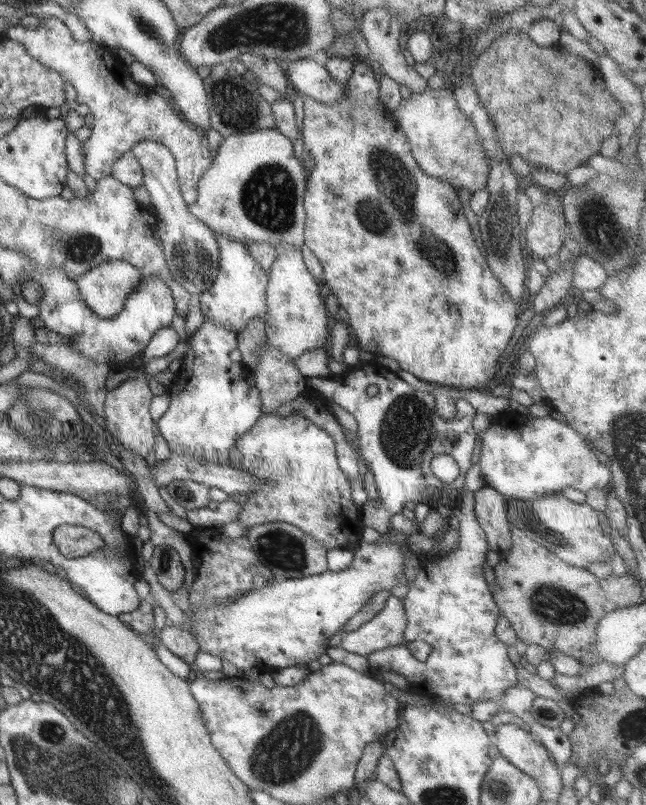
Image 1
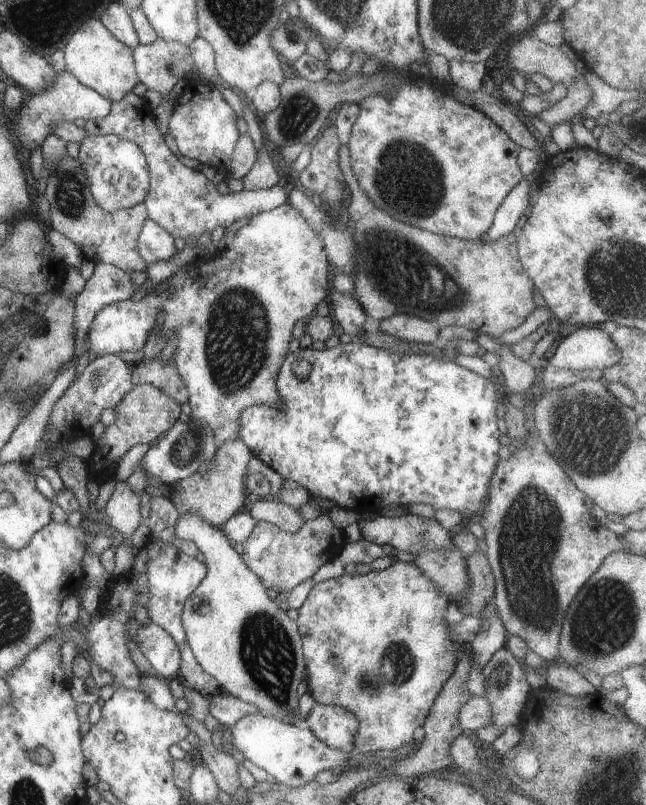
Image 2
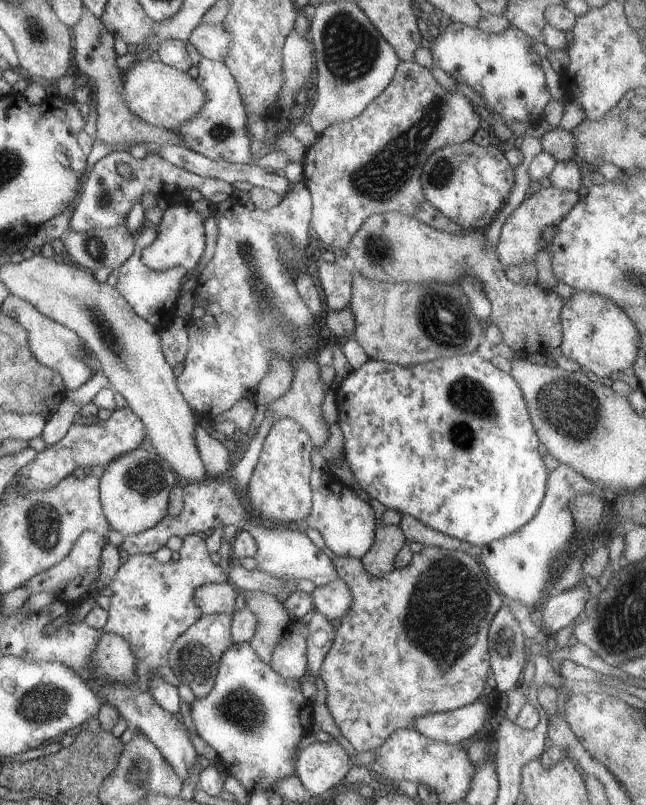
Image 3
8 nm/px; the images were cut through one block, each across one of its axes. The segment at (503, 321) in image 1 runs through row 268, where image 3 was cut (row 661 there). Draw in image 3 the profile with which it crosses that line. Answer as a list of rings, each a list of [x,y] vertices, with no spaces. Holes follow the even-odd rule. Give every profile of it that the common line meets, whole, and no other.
[[[427,546],[420,553],[416,553],[410,564],[401,569],[394,569],[392,572],[381,577],[373,577],[366,572],[360,559],[354,557],[337,557],[334,558],[338,576],[350,587],[353,603],[348,614],[341,618],[340,627],[335,629],[335,637],[332,648],[328,651],[326,658],[321,664],[319,676],[326,684],[327,696],[326,706],[332,714],[335,723],[340,728],[344,738],[352,744],[356,752],[368,752],[380,748],[384,741],[398,729],[413,728],[413,722],[419,716],[428,713],[448,712],[459,709],[483,696],[486,688],[486,679],[492,674],[491,662],[489,655],[489,630],[492,618],[502,606],[504,598],[490,586],[482,572],[482,564],[478,564],[472,556],[464,552],[452,552],[452,550],[442,550],[442,548]]]

